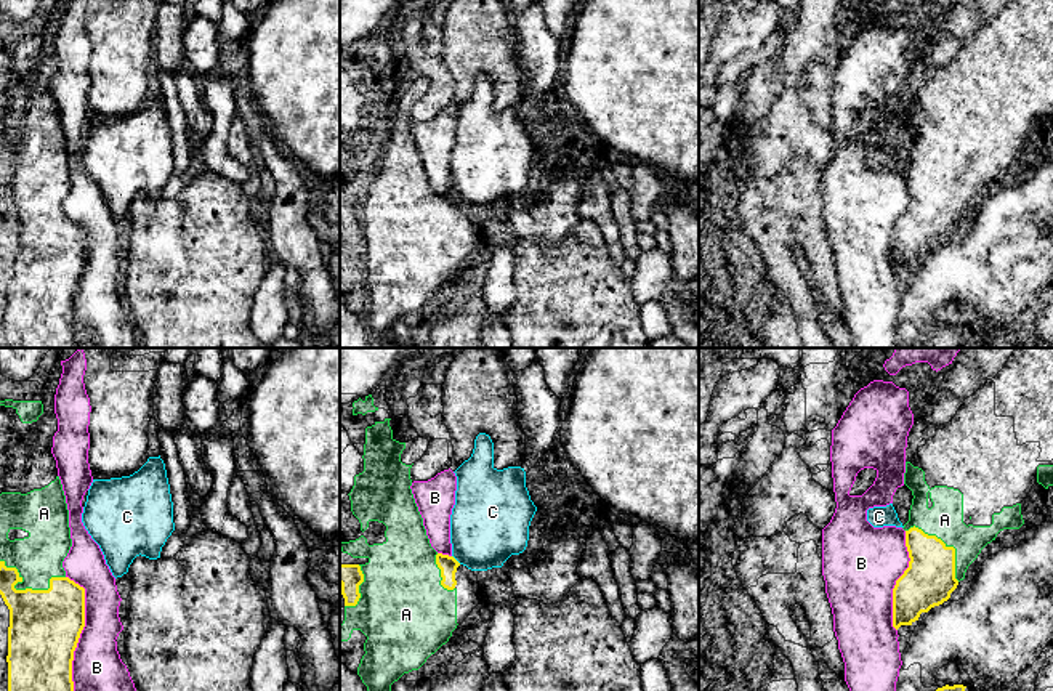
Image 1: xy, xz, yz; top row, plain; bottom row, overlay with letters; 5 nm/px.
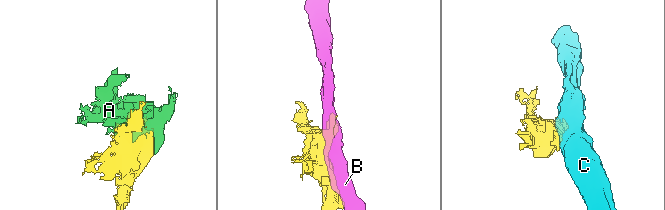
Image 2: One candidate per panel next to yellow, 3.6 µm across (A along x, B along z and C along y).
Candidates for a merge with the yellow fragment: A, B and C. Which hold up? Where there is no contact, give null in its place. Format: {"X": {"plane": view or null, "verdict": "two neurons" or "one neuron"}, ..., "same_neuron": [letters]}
{"A": {"plane": "xy", "verdict": "one neuron"}, "B": {"plane": "xy", "verdict": "two neurons"}, "C": {"plane": "xz", "verdict": "two neurons"}, "same_neuron": ["A"]}

